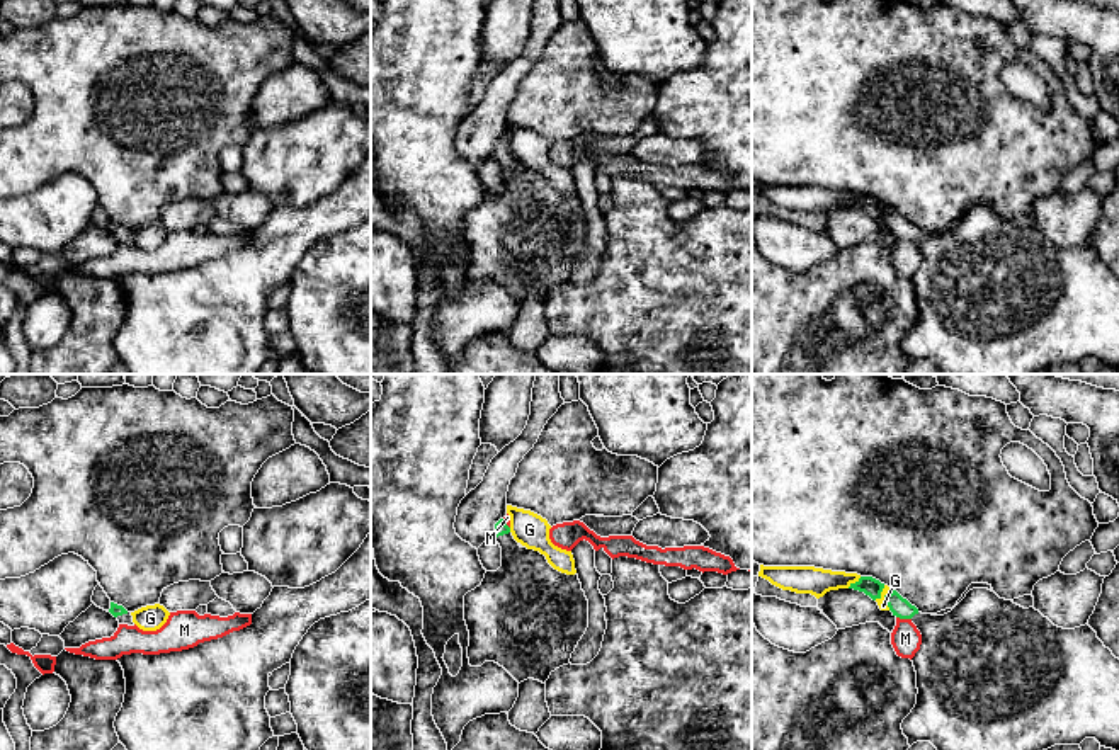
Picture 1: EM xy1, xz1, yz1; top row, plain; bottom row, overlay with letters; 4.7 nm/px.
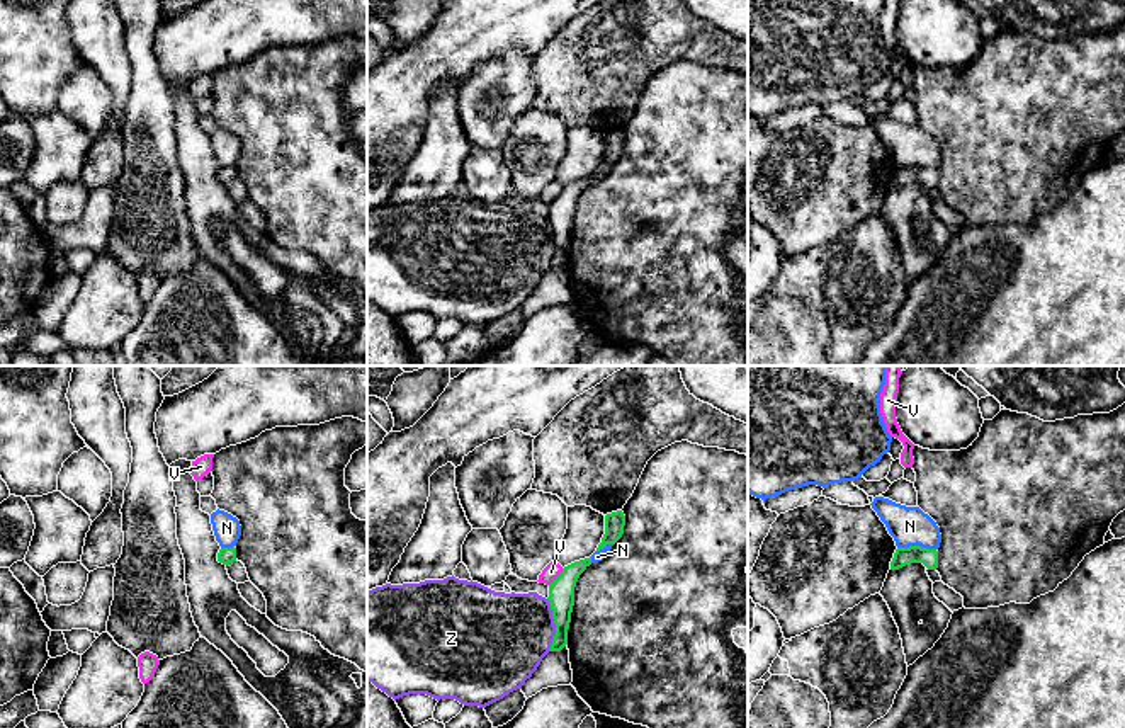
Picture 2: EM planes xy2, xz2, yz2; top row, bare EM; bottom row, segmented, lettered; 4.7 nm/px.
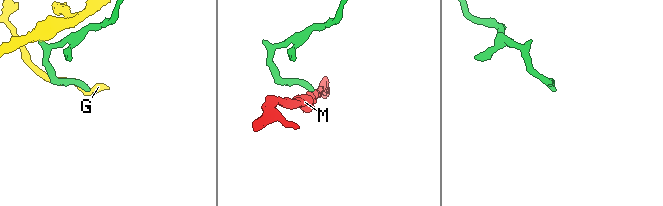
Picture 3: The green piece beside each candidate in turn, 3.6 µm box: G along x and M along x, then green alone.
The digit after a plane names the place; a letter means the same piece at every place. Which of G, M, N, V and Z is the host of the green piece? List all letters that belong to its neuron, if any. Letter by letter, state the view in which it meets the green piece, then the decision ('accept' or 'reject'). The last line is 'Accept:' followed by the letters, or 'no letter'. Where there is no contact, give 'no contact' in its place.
G: meets green in yz1; reject
M: meets green in yz1; reject
N: meets green in yz2; reject
V: meets green in xz2; reject
Z: meets green in xz2; reject
Accept: no letter

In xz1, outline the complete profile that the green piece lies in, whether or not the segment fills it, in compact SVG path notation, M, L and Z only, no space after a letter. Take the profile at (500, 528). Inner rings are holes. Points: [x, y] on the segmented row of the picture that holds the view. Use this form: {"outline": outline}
{"outline": "M505 519L495 524L495 537L502 548L502 566L486 571L481 585L464 595L469 665L495 662L519 684L527 679L546 684L556 668L570 663L585 634L588 600L577 573L561 573L539 551L520 548Z"}

